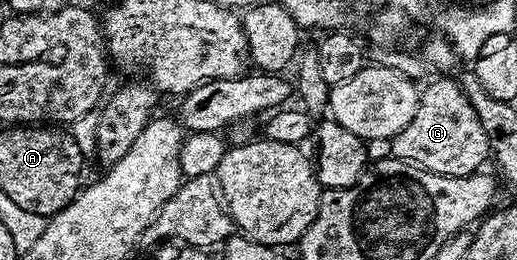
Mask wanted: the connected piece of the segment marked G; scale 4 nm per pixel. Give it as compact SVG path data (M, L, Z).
M456 77L437 78L426 90L420 91L415 116L392 138L392 157L413 162L436 174L448 178L466 178L482 169L485 158L490 157L487 135Z

